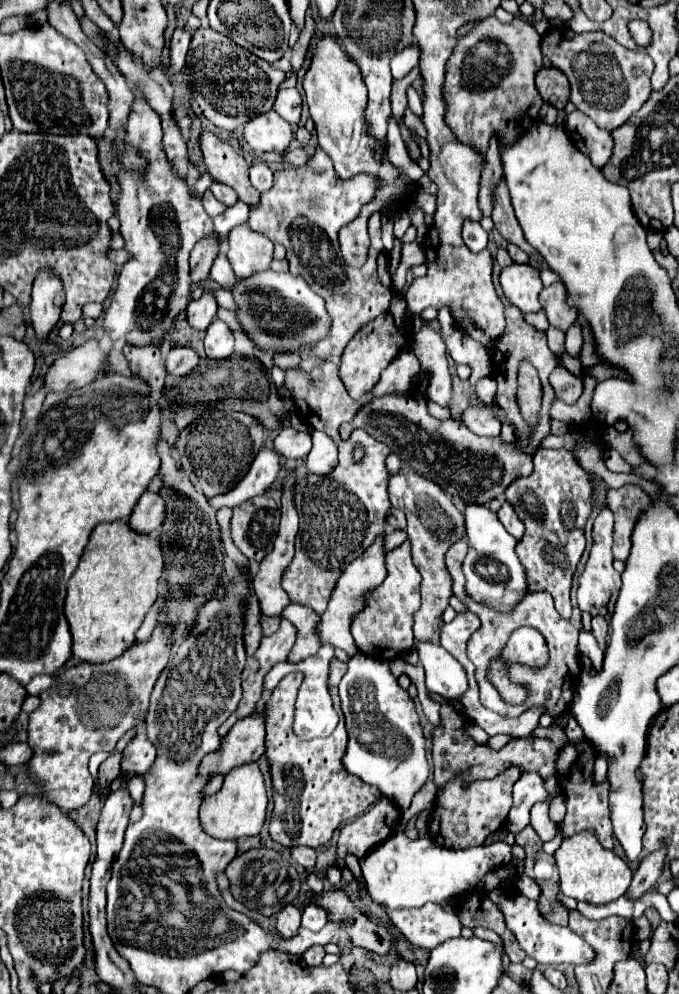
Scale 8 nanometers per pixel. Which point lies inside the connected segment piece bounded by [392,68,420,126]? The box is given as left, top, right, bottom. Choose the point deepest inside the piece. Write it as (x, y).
(399, 87)

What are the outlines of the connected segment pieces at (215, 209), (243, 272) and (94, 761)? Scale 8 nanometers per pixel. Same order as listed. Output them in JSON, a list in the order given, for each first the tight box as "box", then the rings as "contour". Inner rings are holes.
[{"box":[202,190,228,216],"contour":[[[208,190],[208,192],[204,192],[204,196],[202,196],[202,204],[204,204],[204,210],[206,210],[210,216],[224,214],[224,212],[226,212],[226,208],[228,208],[226,204],[218,202],[210,190]]]},{"box":[228,224,274,280],"contour":[[[246,224],[232,230],[228,238],[228,262],[236,278],[244,280],[256,272],[268,270],[272,258],[274,244],[266,236],[252,232]]]},{"box":[89,752,109,790],"contour":[[[99,752],[91,756],[89,760],[89,770],[94,778],[94,788],[96,790],[100,790],[98,788],[99,784],[97,782],[98,768],[100,764],[109,756],[109,752]]]}]

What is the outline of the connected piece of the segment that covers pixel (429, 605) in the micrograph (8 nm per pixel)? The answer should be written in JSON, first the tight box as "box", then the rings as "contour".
{"box":[388,470,466,646],"contour":[[[400,470],[398,474],[390,476],[388,492],[392,506],[406,512],[412,558],[422,574],[422,606],[414,612],[414,646],[418,642],[440,644],[440,630],[444,624],[442,614],[452,596],[452,576],[446,570],[444,556],[452,542],[458,542],[466,536],[464,514],[454,506],[450,496],[440,486],[420,478],[420,474],[412,474],[412,470]]]}

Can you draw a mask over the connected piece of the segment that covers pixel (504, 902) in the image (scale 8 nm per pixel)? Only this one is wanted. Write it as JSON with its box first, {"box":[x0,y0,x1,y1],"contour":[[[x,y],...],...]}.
{"box":[488,888,596,966],"contour":[[[502,888],[494,890],[488,896],[494,898],[494,902],[498,902],[500,910],[506,916],[506,926],[518,938],[520,948],[530,958],[534,958],[538,964],[574,964],[574,966],[578,966],[578,964],[590,964],[596,958],[592,946],[588,946],[578,934],[572,934],[572,930],[568,930],[568,928],[552,926],[548,920],[540,918],[540,912],[536,908],[536,900],[530,900],[522,894],[514,894],[514,892],[506,894],[506,892],[502,892]]]}

